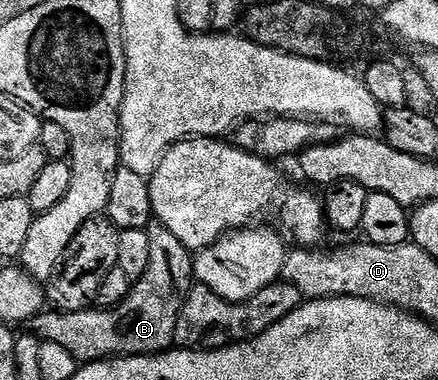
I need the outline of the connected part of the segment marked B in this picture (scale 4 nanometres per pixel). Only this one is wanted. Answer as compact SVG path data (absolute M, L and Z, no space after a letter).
M153 221L147 231L150 236L150 264L146 272L133 281L132 290L122 304L78 312L48 308L32 319L31 333L41 342L66 348L66 352L70 352L70 356L74 356L80 364L133 354L162 354L169 349L174 343L178 312L194 285L194 254L161 222Z

